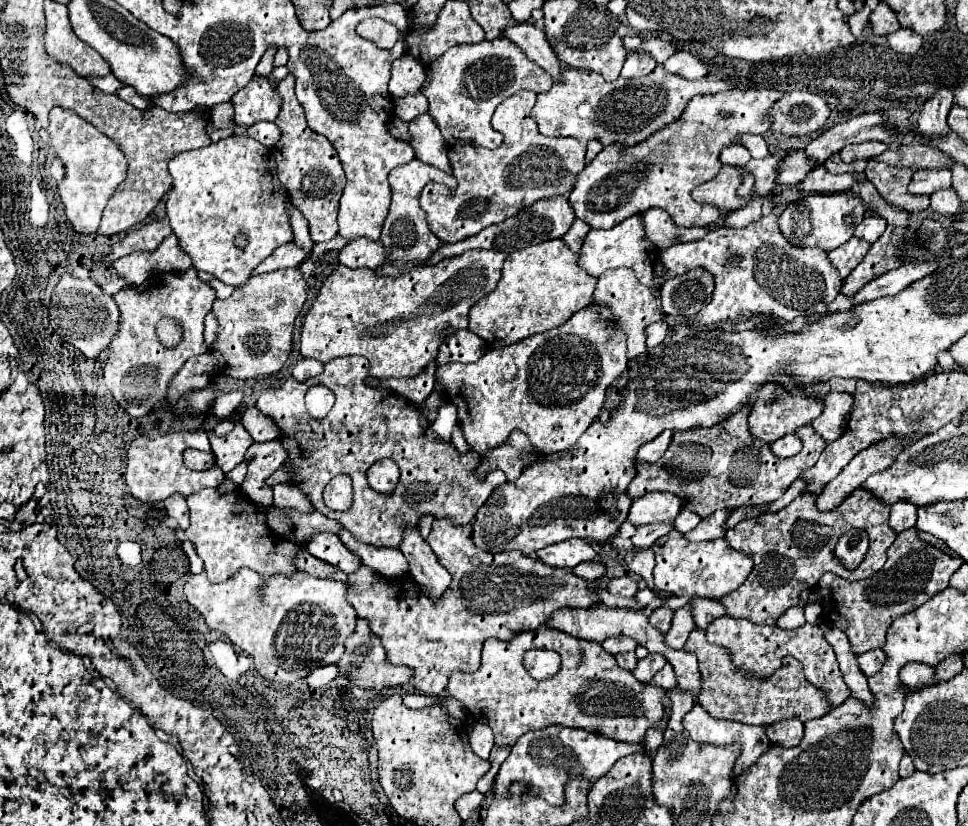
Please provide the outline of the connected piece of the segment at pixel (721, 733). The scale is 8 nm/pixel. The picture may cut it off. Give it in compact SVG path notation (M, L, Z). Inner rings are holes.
M698 703L682 717L682 725L698 743L740 745L742 753L734 765L734 775L748 769L748 765L754 765L756 759L772 745L764 733L764 727L714 719Z

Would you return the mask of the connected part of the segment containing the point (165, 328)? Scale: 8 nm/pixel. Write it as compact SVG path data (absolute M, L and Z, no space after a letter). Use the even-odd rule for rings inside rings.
M164 317L164 319L160 319L160 321L156 323L156 333L158 333L160 343L162 343L166 349L176 347L176 345L182 341L182 327L178 325L178 321L168 319L168 317Z

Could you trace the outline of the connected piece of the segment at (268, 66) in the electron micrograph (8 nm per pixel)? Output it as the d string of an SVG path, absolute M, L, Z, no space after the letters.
M268 47L268 49L266 49L266 53L262 55L262 59L260 59L258 67L256 67L256 73L258 73L258 75L268 77L268 75L272 73L272 69L274 69L274 65L272 65L272 61L274 61L274 53L276 53L276 47Z

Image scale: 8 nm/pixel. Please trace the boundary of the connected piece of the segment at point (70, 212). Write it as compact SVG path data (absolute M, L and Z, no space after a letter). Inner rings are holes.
M52 109L48 133L52 139L52 147L66 169L64 179L58 183L58 195L62 199L64 213L76 233L96 233L108 199L126 178L127 160L112 139L100 133L94 125L88 125L70 109Z

